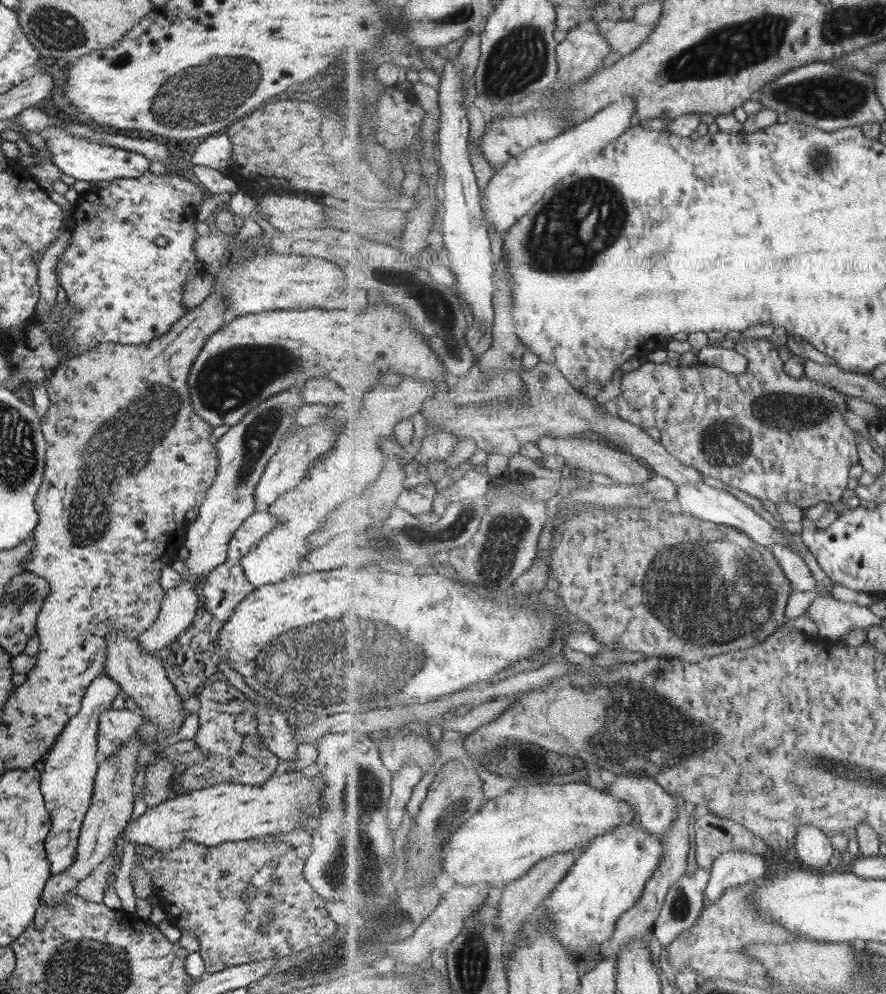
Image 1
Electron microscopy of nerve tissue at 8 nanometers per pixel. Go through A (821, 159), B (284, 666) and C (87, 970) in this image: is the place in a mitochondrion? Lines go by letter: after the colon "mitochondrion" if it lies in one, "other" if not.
A: mitochondrion
B: mitochondrion
C: mitochondrion

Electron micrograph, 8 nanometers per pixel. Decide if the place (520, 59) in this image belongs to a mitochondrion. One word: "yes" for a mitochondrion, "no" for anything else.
yes

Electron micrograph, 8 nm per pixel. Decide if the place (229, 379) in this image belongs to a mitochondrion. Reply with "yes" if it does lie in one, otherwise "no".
yes

